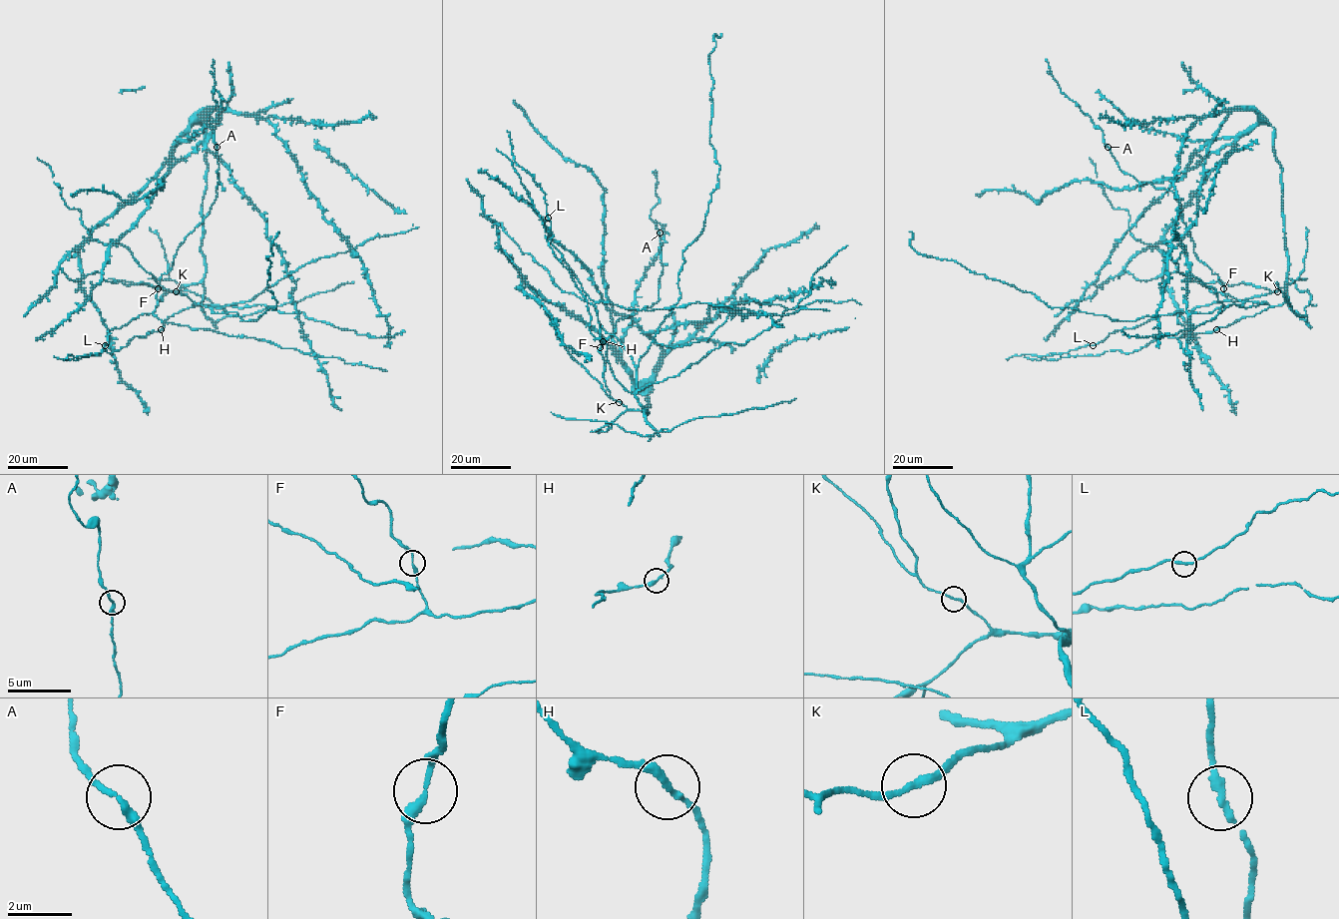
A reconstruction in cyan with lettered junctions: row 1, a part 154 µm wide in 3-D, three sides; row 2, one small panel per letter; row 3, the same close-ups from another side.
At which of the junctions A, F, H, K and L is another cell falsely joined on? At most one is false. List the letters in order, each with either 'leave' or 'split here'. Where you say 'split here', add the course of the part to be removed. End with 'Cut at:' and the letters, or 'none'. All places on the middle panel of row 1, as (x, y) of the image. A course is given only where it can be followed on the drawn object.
A: leave
F: leave
H: leave
K: leave
L: leave
Cut at: none

